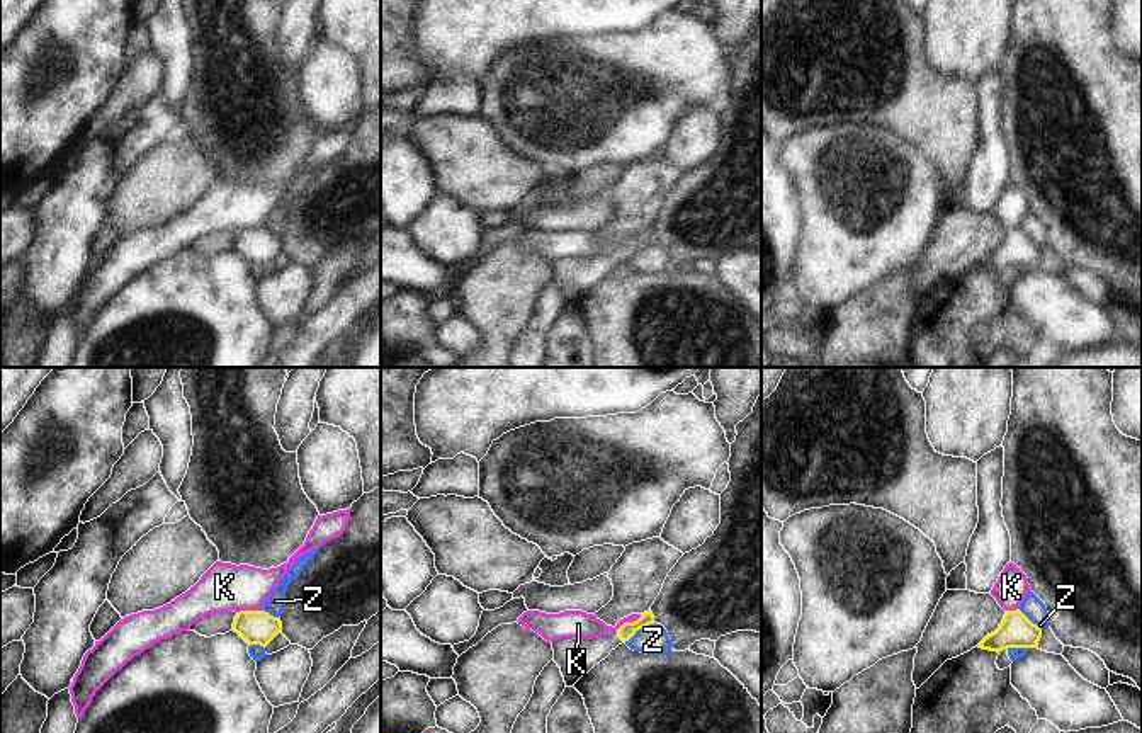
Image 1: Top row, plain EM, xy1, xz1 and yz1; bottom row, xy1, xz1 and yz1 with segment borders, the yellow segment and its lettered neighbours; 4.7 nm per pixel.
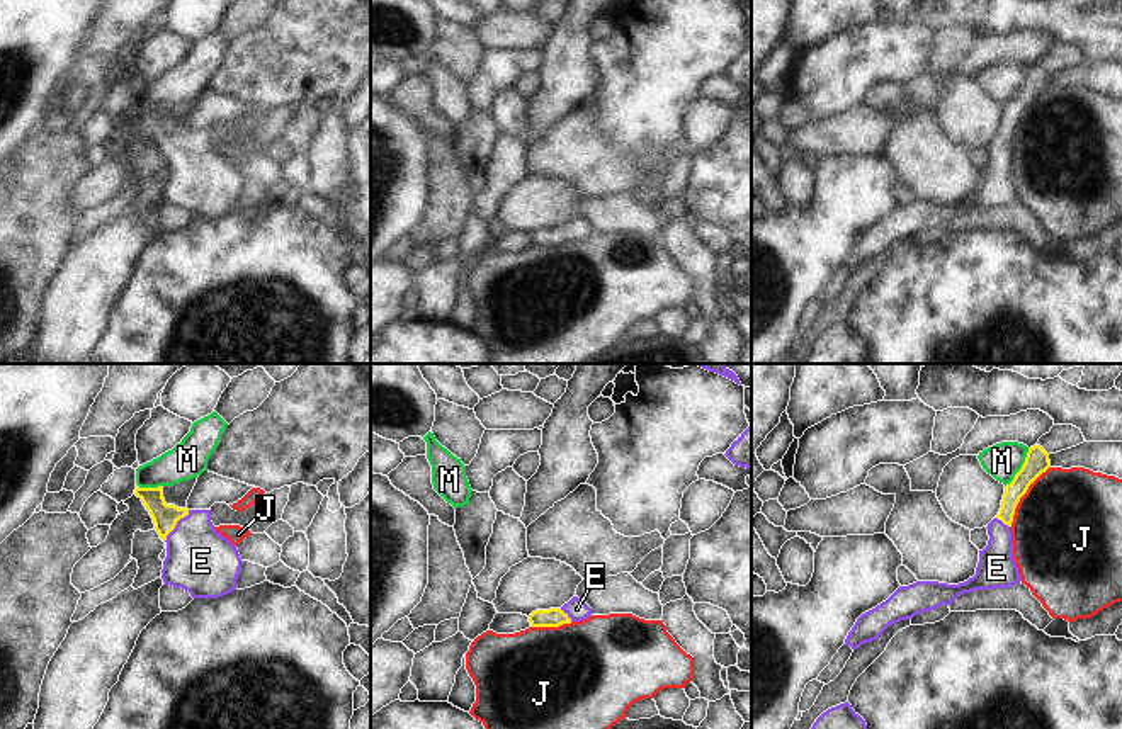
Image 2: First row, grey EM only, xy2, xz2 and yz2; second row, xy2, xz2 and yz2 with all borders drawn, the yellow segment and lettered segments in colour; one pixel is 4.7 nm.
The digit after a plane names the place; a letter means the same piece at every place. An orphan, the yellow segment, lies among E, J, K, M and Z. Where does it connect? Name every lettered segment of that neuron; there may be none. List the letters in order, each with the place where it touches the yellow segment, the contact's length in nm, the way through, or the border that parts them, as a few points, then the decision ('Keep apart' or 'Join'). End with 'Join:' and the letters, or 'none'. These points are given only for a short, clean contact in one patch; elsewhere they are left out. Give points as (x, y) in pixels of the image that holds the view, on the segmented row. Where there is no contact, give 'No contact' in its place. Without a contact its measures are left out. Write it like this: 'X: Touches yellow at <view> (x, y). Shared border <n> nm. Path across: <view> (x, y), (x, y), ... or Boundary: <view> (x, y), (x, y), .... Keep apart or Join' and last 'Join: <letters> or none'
E: Touches yellow at xy2 (175, 524). Shared border 200 nm. Path across: xy2 (165, 517), (175, 524), (192, 541), (201, 561). Join
J: Touches yellow at yz2 (1022, 495). Shared border 340 nm. Keep apart
K: Touches yellow at xz1 (629, 623). Shared border 140 nm. Boundary: xz1 (641, 614), (633, 621), (626, 621), (617, 630). Keep apart
M: Touches yellow at yz2 (1022, 468). Shared border 220 nm. Boundary: yz2 (1029, 449), (1022, 468), (1005, 486). Keep apart
Z: Touches yellow at xz1 (639, 628). Shared border 180 nm. Boundary: xz1 (655, 623), (639, 628), (624, 642). Keep apart
Join: E

